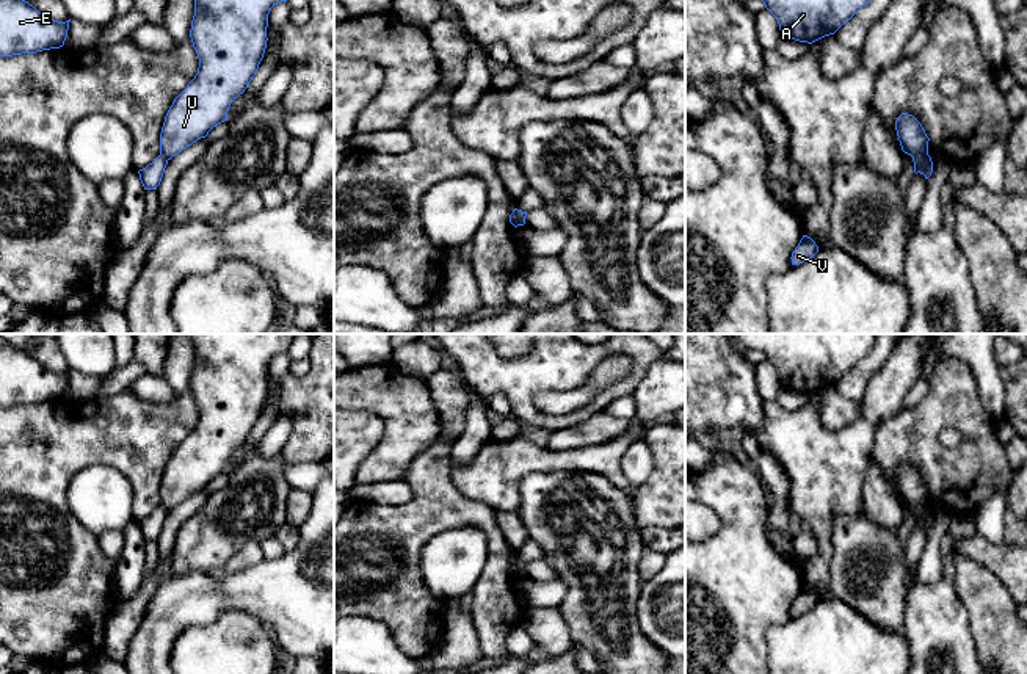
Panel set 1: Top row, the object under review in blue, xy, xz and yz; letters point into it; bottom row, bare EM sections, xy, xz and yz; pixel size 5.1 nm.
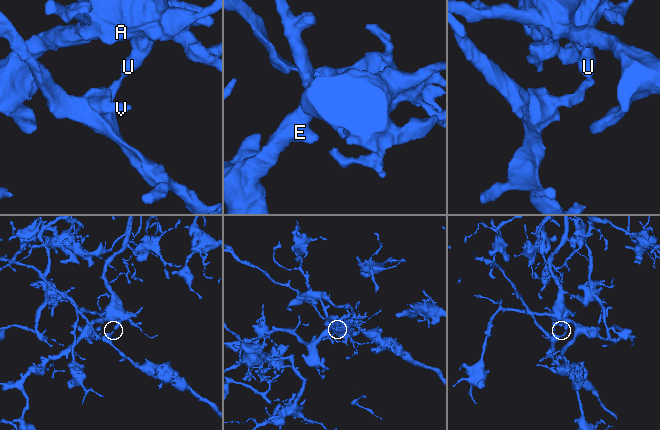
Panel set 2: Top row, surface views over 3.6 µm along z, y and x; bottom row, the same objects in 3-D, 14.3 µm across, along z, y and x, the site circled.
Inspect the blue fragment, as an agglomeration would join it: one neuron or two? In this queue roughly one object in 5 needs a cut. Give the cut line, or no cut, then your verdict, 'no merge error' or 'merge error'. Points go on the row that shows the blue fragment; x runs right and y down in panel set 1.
cut yz (927, 152), (913, 159); merge error

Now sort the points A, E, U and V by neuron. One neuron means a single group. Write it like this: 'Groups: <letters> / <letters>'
Groups: A E U / V

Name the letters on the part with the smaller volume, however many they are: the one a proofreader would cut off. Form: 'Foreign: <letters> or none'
Foreign: V

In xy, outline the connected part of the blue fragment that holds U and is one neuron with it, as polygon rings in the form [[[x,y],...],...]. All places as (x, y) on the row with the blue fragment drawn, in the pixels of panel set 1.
[[[194,0],[190,38],[199,67],[165,116],[160,154],[166,160],[227,121],[230,103],[259,69],[268,14],[281,2],[287,0]]]

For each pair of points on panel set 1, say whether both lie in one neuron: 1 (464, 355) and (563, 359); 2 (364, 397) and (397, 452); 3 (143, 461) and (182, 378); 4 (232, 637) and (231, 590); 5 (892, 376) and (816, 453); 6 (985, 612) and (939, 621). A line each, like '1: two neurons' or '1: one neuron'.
1: one neuron
2: one neuron
3: two neurons
4: two neurons
5: one neuron
6: two neurons

